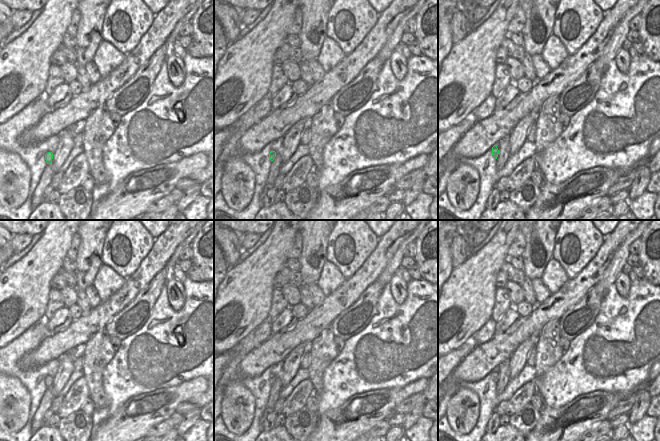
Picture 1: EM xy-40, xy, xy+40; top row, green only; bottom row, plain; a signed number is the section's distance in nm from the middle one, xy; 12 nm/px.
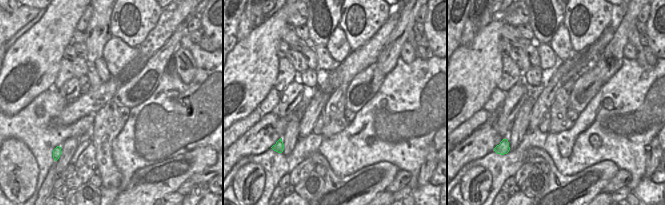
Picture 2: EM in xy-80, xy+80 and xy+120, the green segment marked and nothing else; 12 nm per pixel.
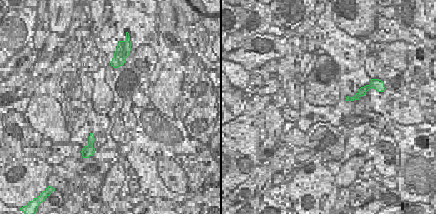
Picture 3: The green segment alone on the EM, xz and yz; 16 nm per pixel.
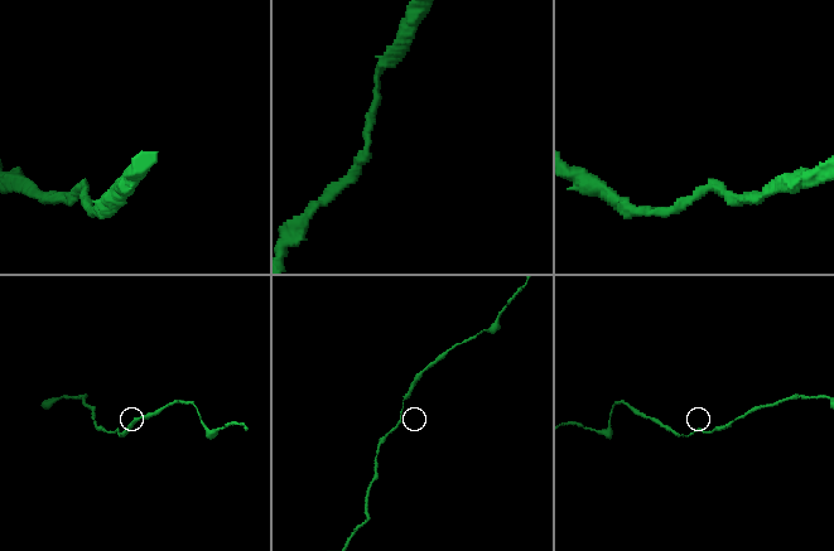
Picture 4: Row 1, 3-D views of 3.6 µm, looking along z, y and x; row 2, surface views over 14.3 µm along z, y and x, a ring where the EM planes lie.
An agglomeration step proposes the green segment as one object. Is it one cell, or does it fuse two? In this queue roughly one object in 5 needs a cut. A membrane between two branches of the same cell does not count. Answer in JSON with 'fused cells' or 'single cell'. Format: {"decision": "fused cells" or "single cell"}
{"decision": "single cell"}

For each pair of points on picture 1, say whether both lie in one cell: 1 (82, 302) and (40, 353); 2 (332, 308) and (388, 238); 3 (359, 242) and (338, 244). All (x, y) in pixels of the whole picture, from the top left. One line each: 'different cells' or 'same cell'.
1: different cells
2: same cell
3: same cell

